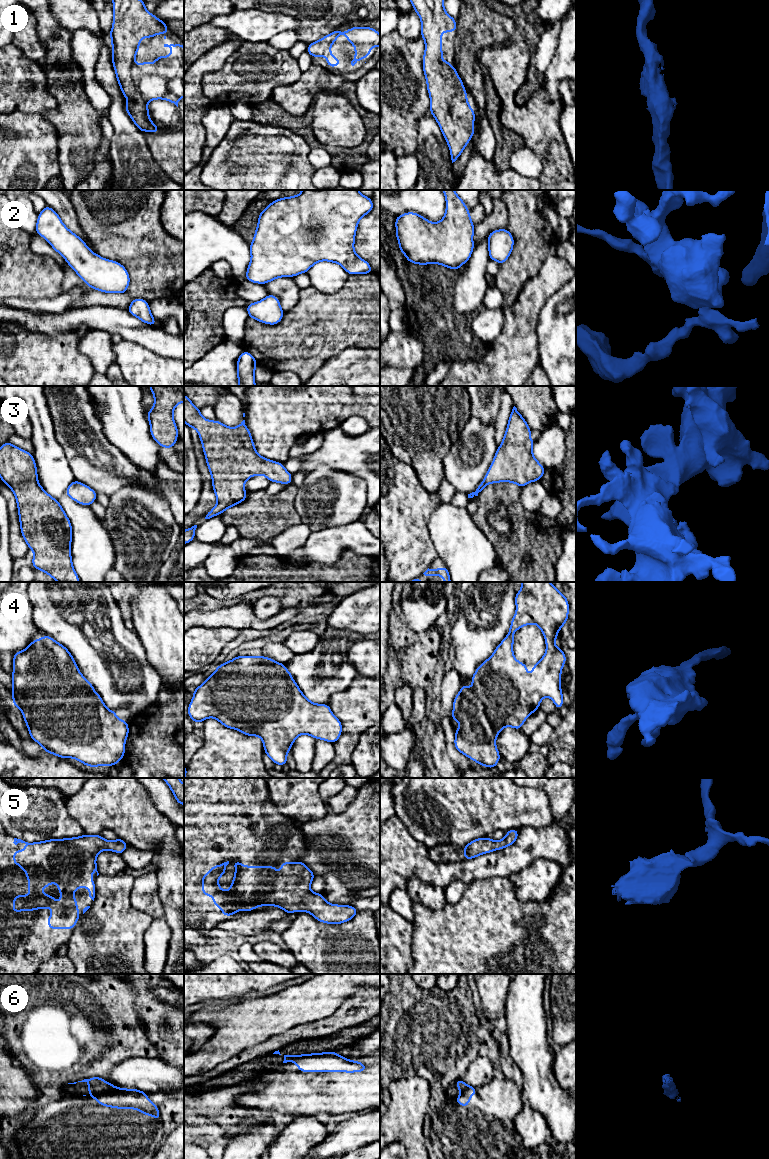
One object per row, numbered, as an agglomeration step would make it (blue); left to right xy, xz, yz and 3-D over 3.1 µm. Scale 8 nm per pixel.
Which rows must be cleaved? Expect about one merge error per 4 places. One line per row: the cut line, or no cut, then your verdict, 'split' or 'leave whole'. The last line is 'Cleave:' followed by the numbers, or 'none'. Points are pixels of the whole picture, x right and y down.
1: cut none; leave whole
2: cut none; leave whole
3: cut none; leave whole
4: cut none; leave whole
5: cut none; leave whole
6: cut xy (114, 1086), (109, 1090), (90, 1095); split
Cleave: 6

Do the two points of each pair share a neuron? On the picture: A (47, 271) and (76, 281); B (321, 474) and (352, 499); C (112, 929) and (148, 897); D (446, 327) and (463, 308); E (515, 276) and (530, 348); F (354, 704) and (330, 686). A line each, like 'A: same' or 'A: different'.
A: different
B: same
C: different
D: different
E: different
F: different

